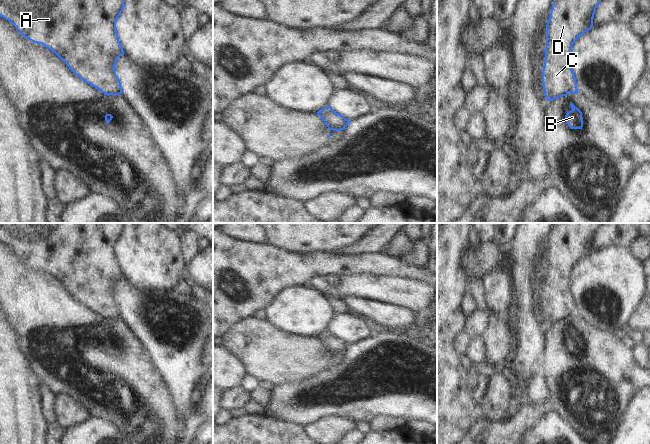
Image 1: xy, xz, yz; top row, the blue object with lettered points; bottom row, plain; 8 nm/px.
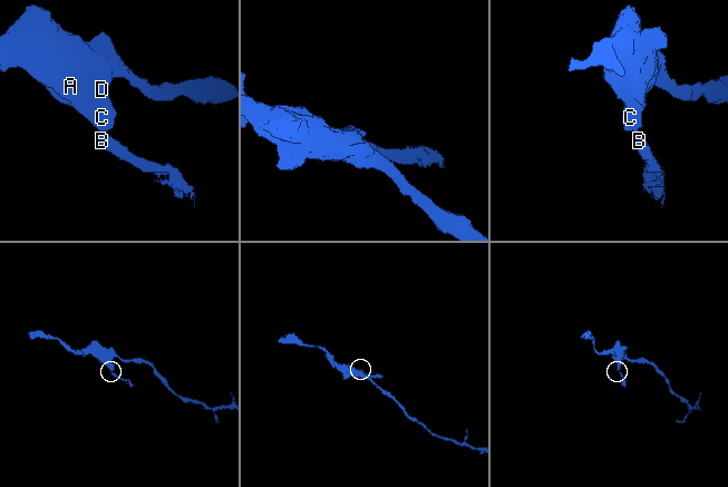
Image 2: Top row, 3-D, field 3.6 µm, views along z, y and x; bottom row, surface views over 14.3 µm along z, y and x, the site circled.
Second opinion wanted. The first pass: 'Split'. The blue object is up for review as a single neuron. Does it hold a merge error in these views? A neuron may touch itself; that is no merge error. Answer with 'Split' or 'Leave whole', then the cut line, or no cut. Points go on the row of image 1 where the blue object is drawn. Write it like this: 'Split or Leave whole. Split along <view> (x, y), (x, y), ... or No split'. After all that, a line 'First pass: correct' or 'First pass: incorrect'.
Split. Split along yz (576, 88), (570, 92)
First pass: correct

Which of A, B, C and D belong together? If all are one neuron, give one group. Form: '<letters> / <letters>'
A C D / B

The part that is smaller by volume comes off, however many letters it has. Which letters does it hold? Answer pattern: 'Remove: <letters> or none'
Remove: B

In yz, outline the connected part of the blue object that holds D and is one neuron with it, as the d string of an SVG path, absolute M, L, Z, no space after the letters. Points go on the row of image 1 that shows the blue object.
M553 0L546 25L546 48L542 86L547 101L577 89L572 70L574 42L593 26L596 8L601 0Z

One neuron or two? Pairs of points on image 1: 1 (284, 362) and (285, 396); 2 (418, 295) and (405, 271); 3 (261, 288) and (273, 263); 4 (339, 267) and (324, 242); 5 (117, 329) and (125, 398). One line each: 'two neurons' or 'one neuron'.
1: two neurons
2: two neurons
3: one neuron
4: two neurons
5: one neuron

